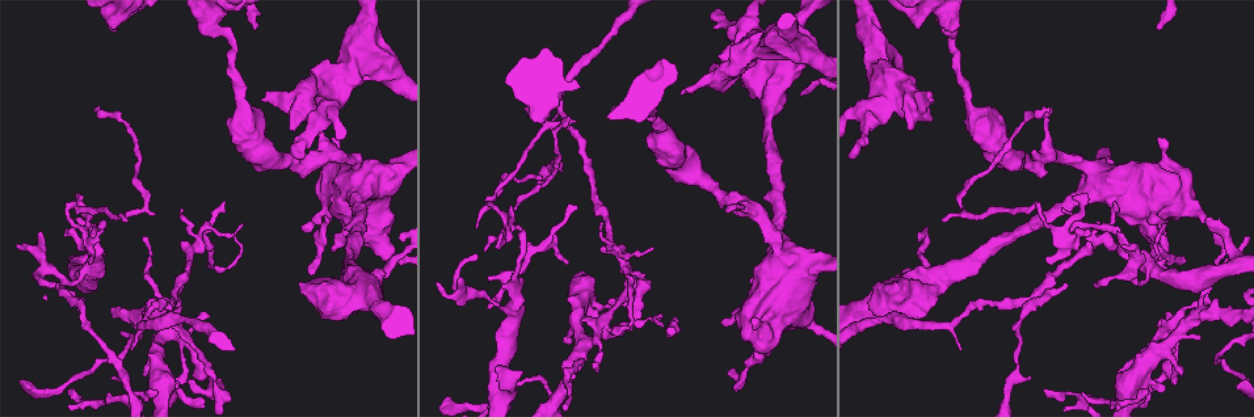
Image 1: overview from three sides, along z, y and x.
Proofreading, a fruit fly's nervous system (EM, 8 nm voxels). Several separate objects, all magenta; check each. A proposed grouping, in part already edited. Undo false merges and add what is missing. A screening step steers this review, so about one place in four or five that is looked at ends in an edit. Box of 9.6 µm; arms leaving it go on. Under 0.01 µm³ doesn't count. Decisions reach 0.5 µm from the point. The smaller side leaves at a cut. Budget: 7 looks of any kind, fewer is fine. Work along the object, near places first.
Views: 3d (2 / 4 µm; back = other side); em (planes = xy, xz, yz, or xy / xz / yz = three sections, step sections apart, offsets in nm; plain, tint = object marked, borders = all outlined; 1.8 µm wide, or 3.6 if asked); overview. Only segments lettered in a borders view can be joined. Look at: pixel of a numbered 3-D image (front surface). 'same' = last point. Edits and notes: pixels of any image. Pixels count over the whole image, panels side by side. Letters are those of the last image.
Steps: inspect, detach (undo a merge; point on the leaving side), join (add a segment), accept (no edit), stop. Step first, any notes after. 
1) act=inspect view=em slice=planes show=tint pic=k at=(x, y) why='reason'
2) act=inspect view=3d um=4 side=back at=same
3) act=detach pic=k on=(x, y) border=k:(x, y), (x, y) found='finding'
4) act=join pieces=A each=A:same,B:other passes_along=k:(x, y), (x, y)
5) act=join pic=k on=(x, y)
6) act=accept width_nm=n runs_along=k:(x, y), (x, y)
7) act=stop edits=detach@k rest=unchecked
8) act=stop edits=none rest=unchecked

act=inspect view=em slice=xy step=8 show=borders pic=1 at=(1158, 264) why='abrupt turn'

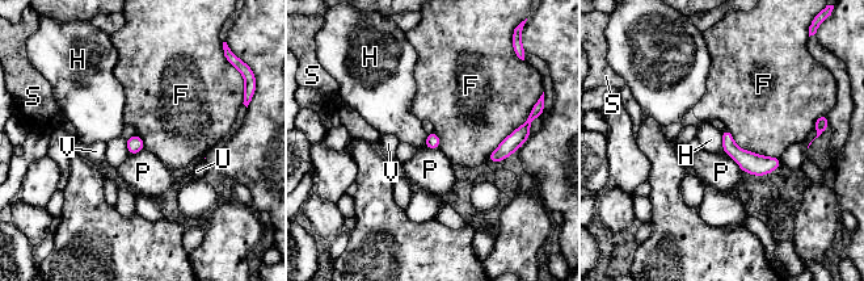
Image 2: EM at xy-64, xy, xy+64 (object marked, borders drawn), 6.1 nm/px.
act=inspect view=em slice=yz step=16 show=borders at=same why='another direction'

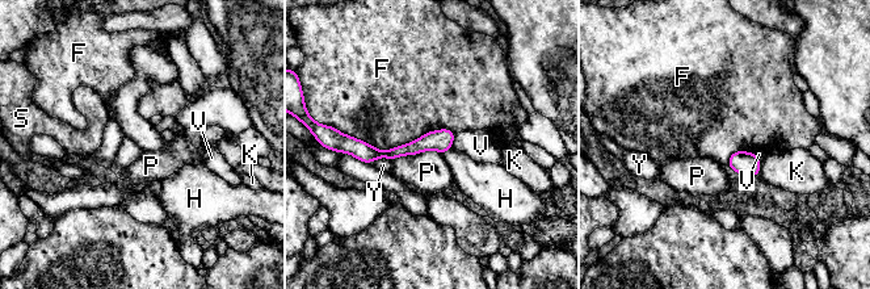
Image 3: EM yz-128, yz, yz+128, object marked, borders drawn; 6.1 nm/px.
act=accept width_nm=70 each=F:other,H:other,K:other,P:other,S:other,V:other,Y:other runs_along=3:(450, 135), (391, 154), (353, 150) found='all the same neuron'

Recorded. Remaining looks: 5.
act=inspect view=em slice=xy step=16 show=tint pic=1 at=(78, 218) why='branch stops here'

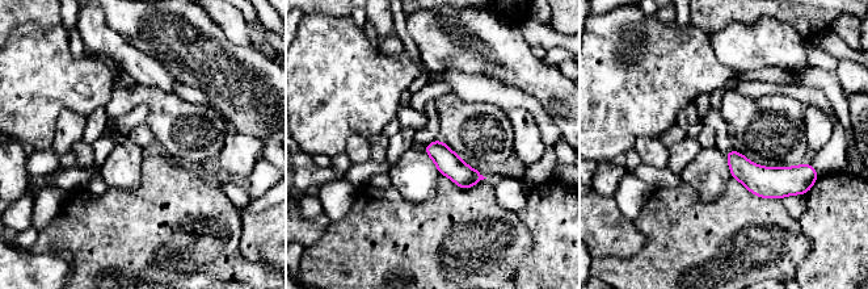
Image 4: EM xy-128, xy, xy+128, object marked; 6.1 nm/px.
act=inspect view=em slice=planes show=borders at=same

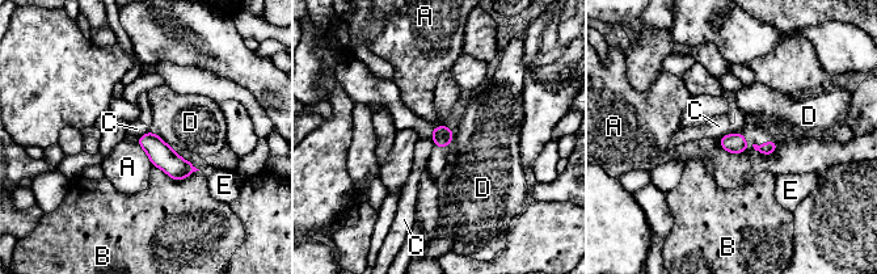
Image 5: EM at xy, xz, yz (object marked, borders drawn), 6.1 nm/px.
act=accept longest_contact=B:300nm each=A:other,B:other,C:other,D:other,E:other border=5:(741, 131), (725, 134), (717, 139) found='no lettered segment goes on from it'

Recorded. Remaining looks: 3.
act=inspect view=em slice=xy step=4 show=tint pic=1 at=(657, 112) why='sharp bend'

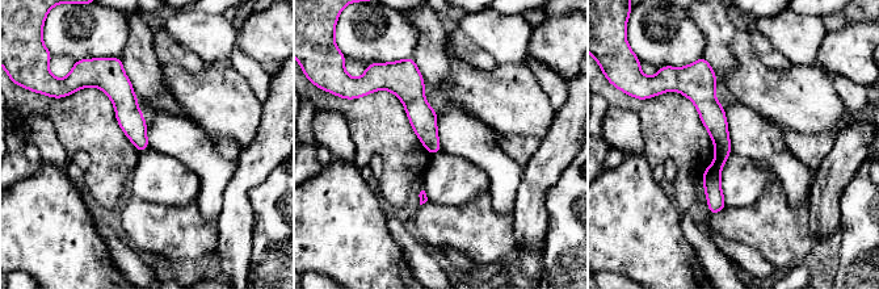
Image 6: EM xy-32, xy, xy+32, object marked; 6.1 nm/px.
act=inspect view=em slice=planes show=tint at=same

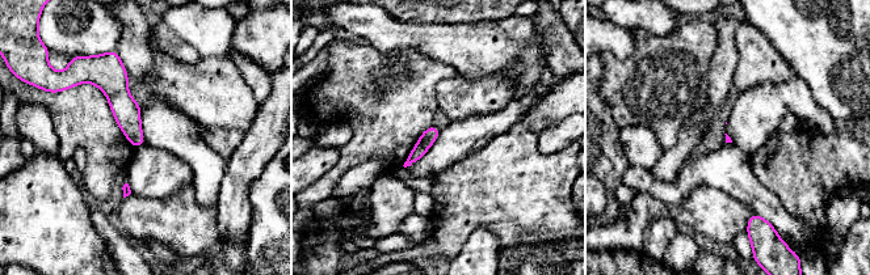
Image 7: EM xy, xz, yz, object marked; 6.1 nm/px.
act=inspect view=em slice=planes show=borders at=same why='what lies round it'

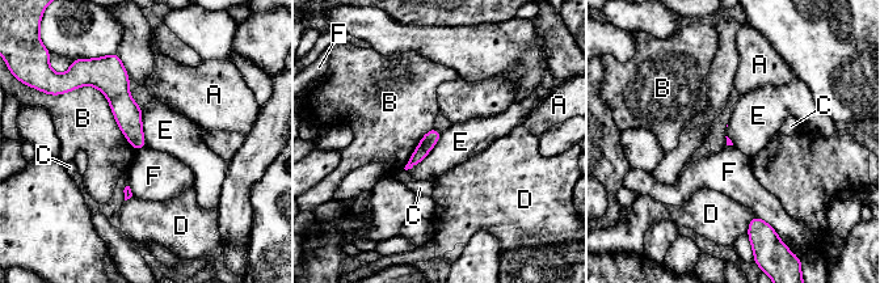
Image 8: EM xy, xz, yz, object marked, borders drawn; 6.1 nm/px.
act=detach pic=8 on=(430, 139) width_nm=30 each=A:other,B:other,C:other,D:other,E:other,F:other part_leaving=8:(118, 66), (118, 96), (137, 146) found='a second neuron is stuck on'

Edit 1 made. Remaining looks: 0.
act=stop edits=detach@8 rest=unchecked

